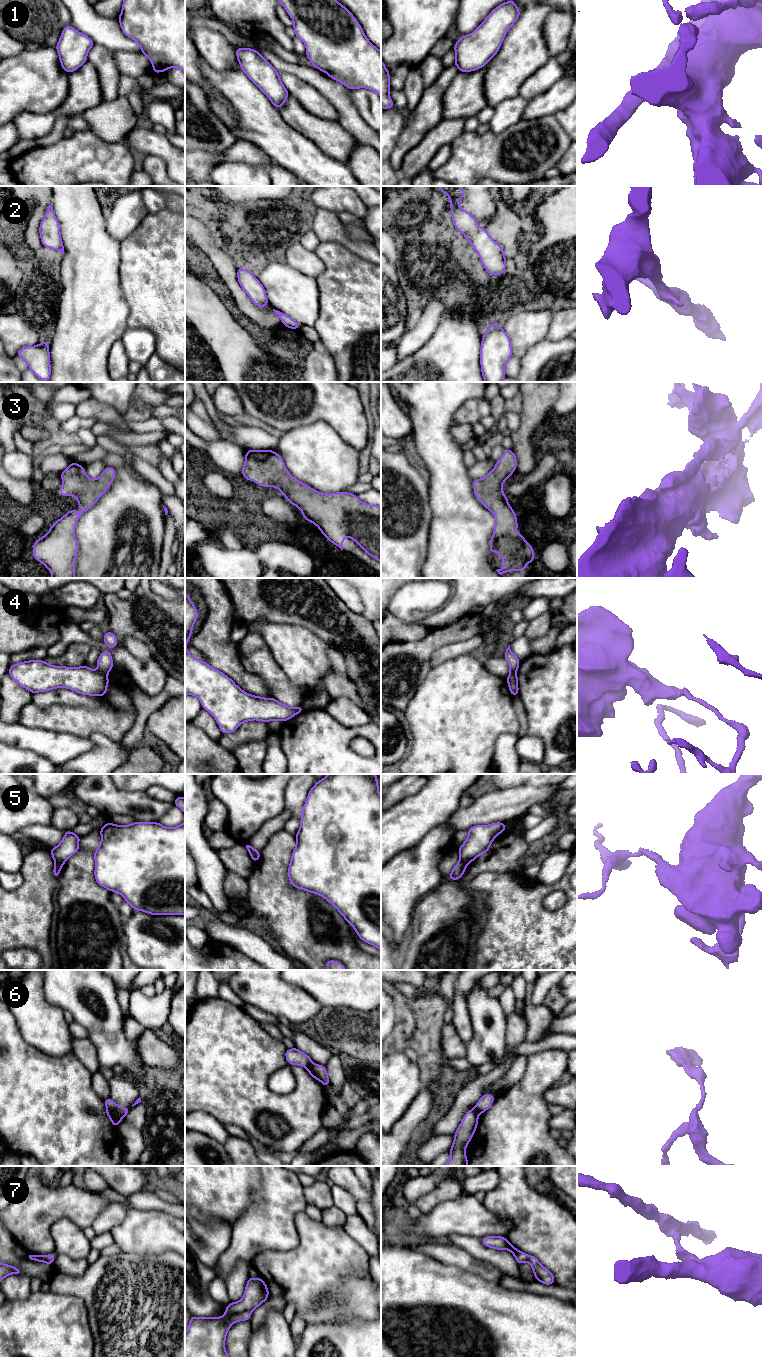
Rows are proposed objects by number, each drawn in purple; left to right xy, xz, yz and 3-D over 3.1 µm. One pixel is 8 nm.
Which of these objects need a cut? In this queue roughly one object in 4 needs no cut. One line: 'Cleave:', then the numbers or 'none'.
Cleave: 4, 5, 6, 7

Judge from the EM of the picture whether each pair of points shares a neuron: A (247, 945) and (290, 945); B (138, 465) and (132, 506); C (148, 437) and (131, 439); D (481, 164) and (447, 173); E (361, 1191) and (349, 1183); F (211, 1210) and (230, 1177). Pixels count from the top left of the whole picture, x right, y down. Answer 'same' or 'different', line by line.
A: different
B: different
C: same
D: same
E: same
F: same

